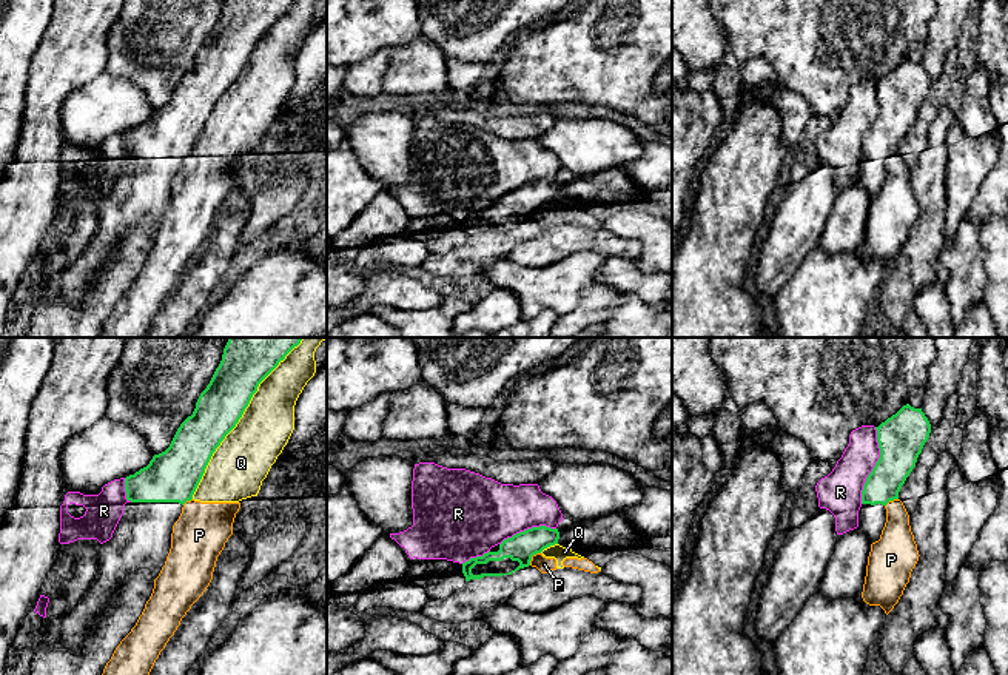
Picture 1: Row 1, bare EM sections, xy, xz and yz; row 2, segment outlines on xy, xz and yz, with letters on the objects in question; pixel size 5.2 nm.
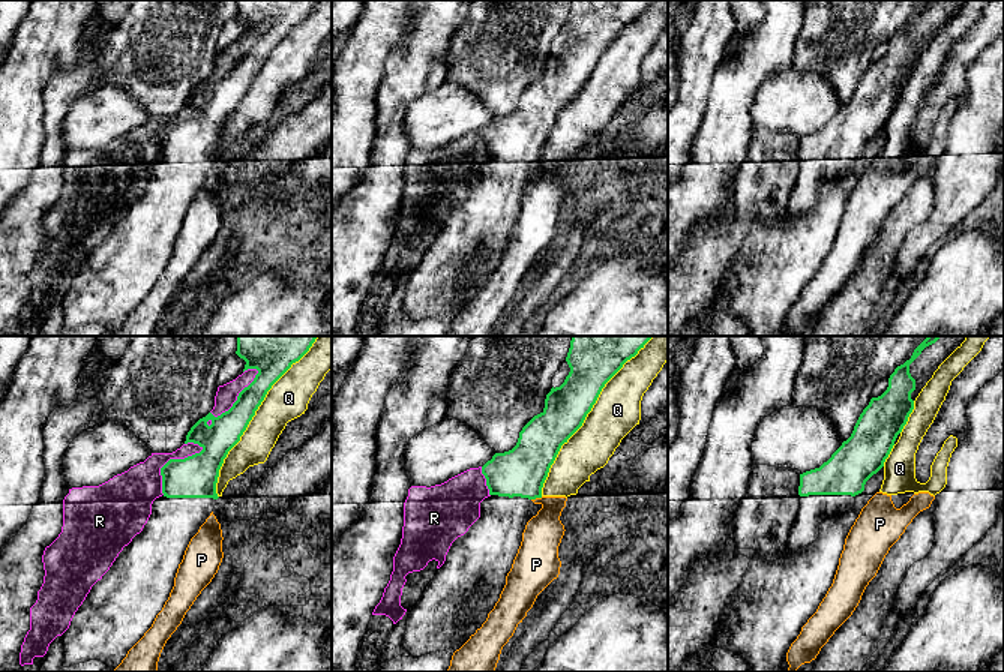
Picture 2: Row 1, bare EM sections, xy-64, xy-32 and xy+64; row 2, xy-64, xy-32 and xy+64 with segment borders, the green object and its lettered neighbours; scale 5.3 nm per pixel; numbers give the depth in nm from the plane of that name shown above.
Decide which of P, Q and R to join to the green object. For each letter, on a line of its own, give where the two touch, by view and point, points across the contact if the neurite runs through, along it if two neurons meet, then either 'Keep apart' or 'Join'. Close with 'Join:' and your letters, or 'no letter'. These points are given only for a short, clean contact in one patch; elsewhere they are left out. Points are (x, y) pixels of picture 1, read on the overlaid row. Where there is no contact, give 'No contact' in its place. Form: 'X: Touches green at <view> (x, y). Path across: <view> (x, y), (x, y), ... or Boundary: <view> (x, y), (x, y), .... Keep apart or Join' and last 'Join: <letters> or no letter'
P: Touches green at xz (532, 555). Boundary: xz (540, 552), (532, 557), (529, 564). Keep apart
Q: Touches green at xy (241, 416). Keep apart
R: Touches green at yz (874, 466). Keep apart
Join: no letter

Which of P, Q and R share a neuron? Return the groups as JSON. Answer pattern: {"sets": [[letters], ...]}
{"sets": [["P", "Q"], ["R"]]}

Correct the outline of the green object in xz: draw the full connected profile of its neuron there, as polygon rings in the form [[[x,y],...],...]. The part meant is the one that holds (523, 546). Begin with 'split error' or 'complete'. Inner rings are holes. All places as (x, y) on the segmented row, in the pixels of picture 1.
split error; [[[546,526],[532,527],[504,539],[482,556],[462,562],[465,581],[484,576],[502,576],[529,567],[532,556],[544,549],[558,544],[558,529]]]

